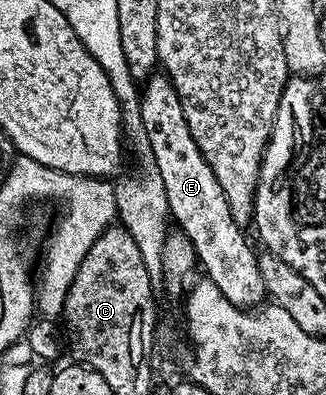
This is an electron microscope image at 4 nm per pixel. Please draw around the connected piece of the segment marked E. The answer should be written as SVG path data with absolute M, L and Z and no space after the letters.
M150 77L144 83L140 95L141 115L155 164L163 178L163 187L166 188L172 221L177 221L176 229L185 234L187 240L191 240L200 269L205 269L204 277L213 282L215 288L219 288L219 292L231 300L231 304L256 307L267 298L257 264L258 253L245 243L245 232L233 219L219 180L215 180L215 174L203 152L199 152L199 144L195 144L195 136L191 136L191 128L184 119L181 98L173 83L168 77L157 77Z

